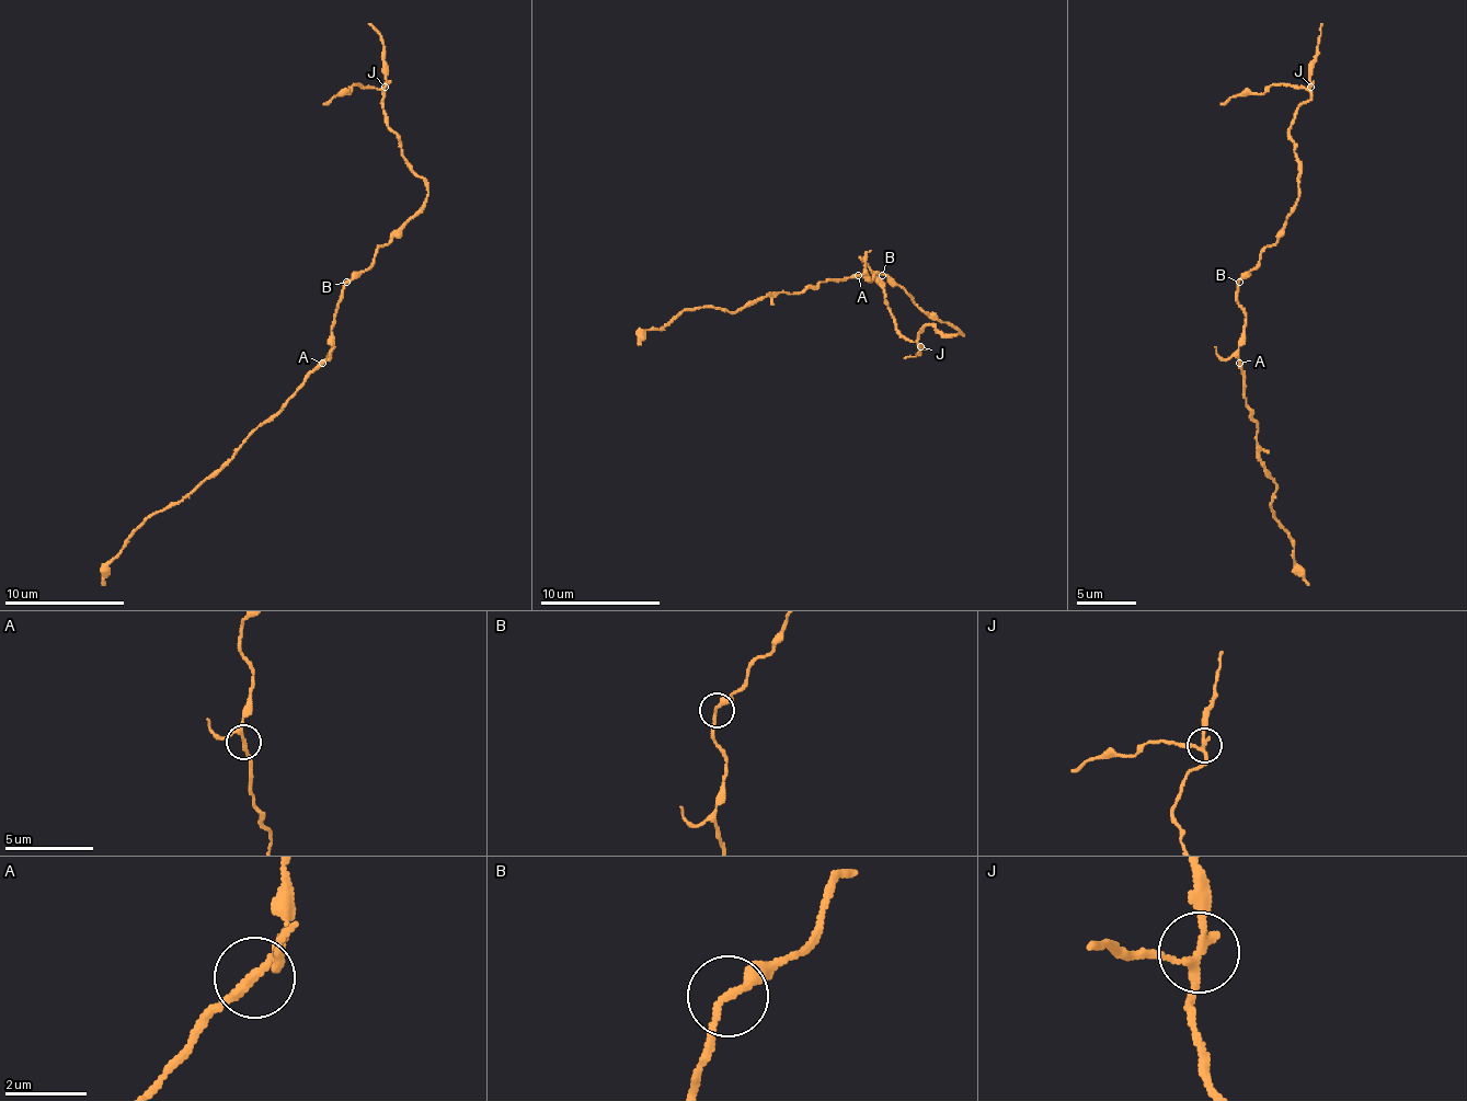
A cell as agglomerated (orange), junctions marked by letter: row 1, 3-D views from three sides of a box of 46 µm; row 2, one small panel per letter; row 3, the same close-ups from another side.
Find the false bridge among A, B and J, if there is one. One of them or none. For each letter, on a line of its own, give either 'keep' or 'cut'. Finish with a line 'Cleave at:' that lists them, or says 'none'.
A: keep
B: keep
J: cut
Cleave at: J

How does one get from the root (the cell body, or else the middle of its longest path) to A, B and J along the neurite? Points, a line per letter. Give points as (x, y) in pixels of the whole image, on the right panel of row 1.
A: (1236, 299), (1245, 314), (1239, 363)
B: (1236, 299), (1239, 282)
J: (1236, 299), (1236, 285), (1278, 240), (1298, 195), (1290, 123), (1310, 88)

